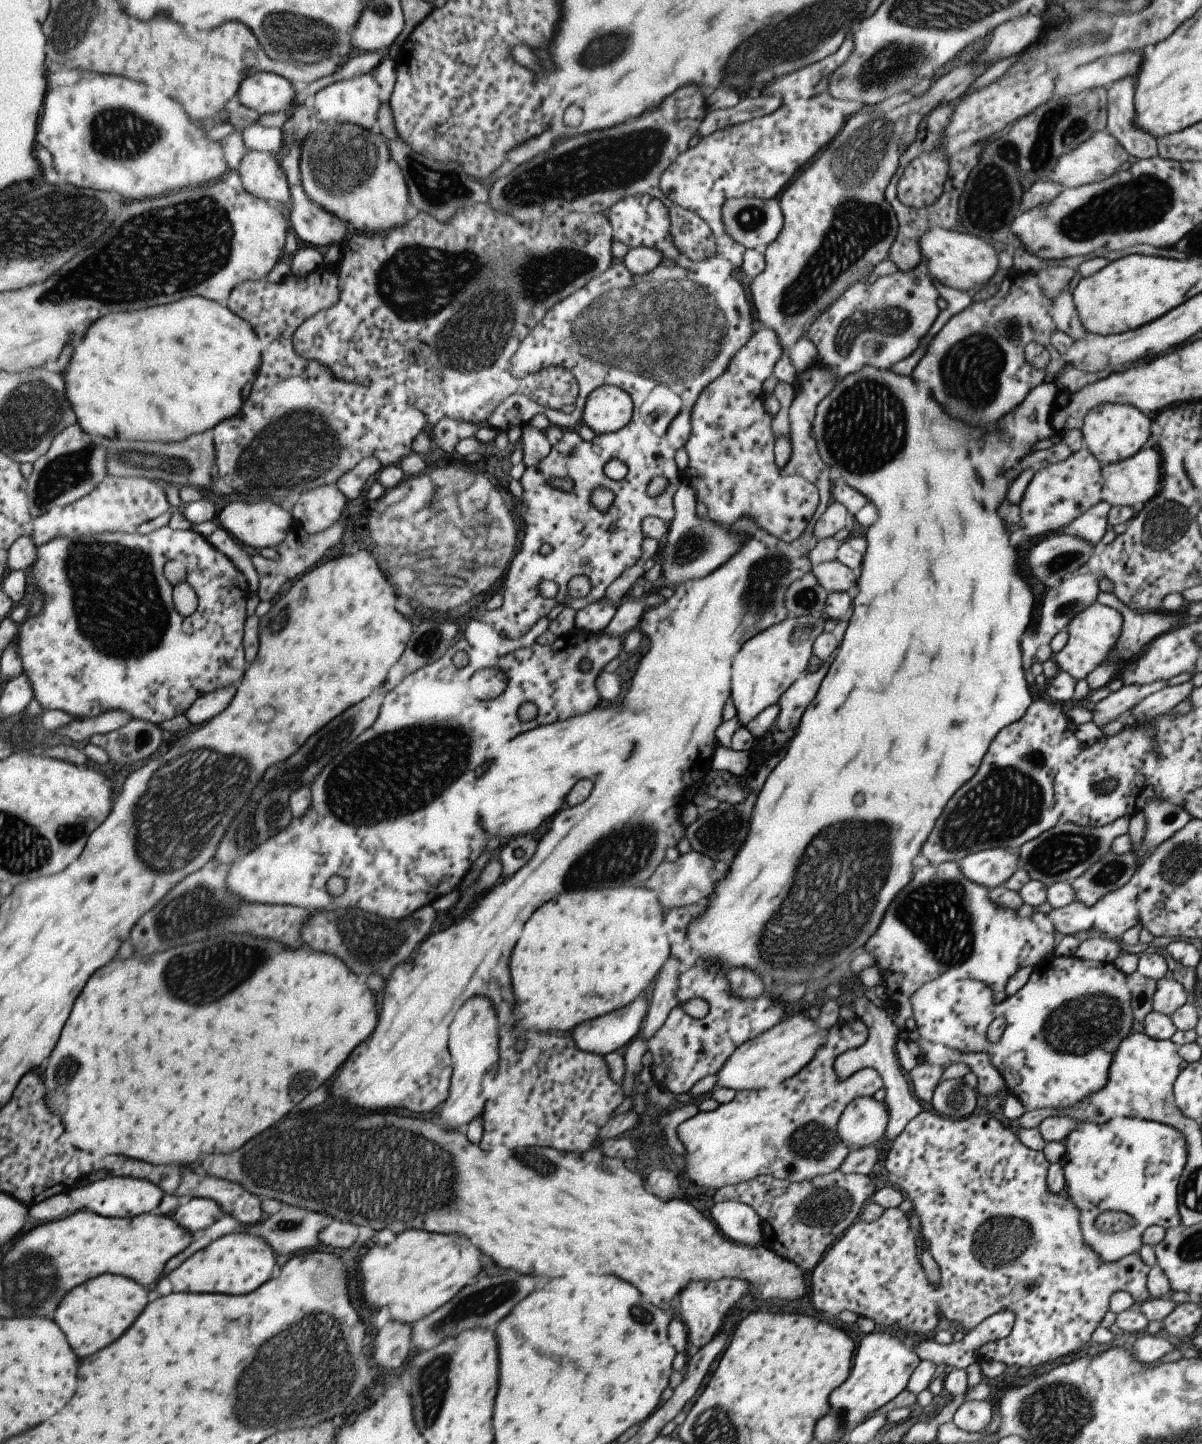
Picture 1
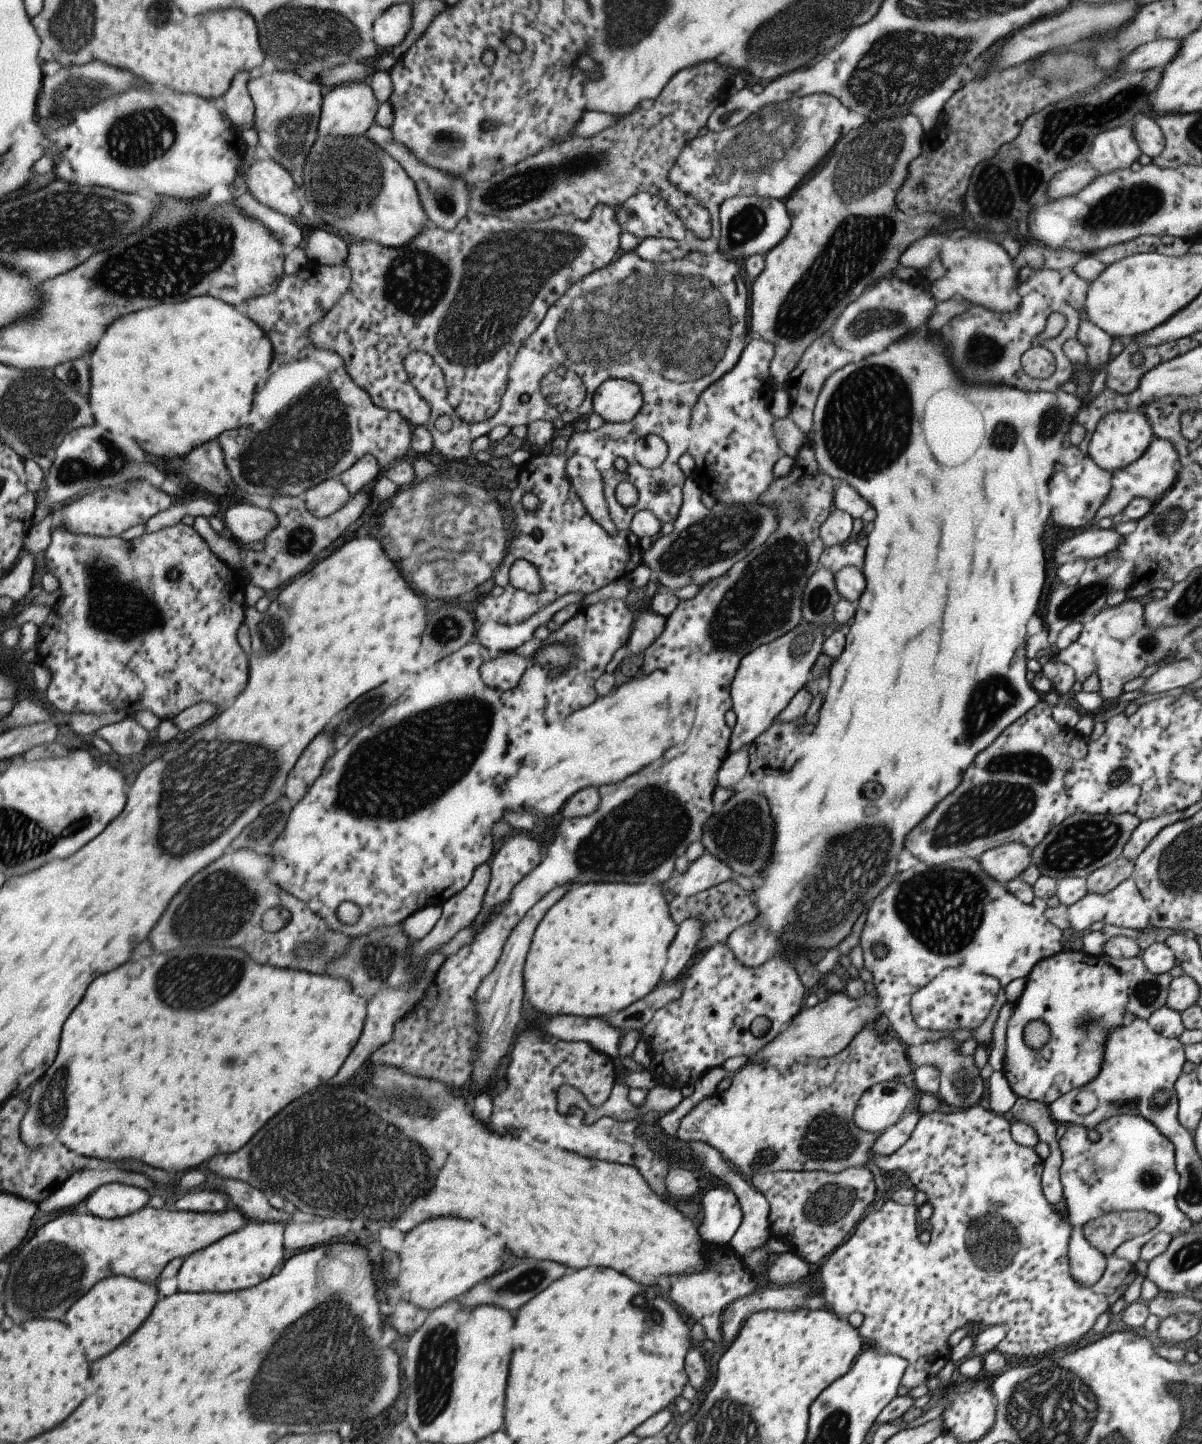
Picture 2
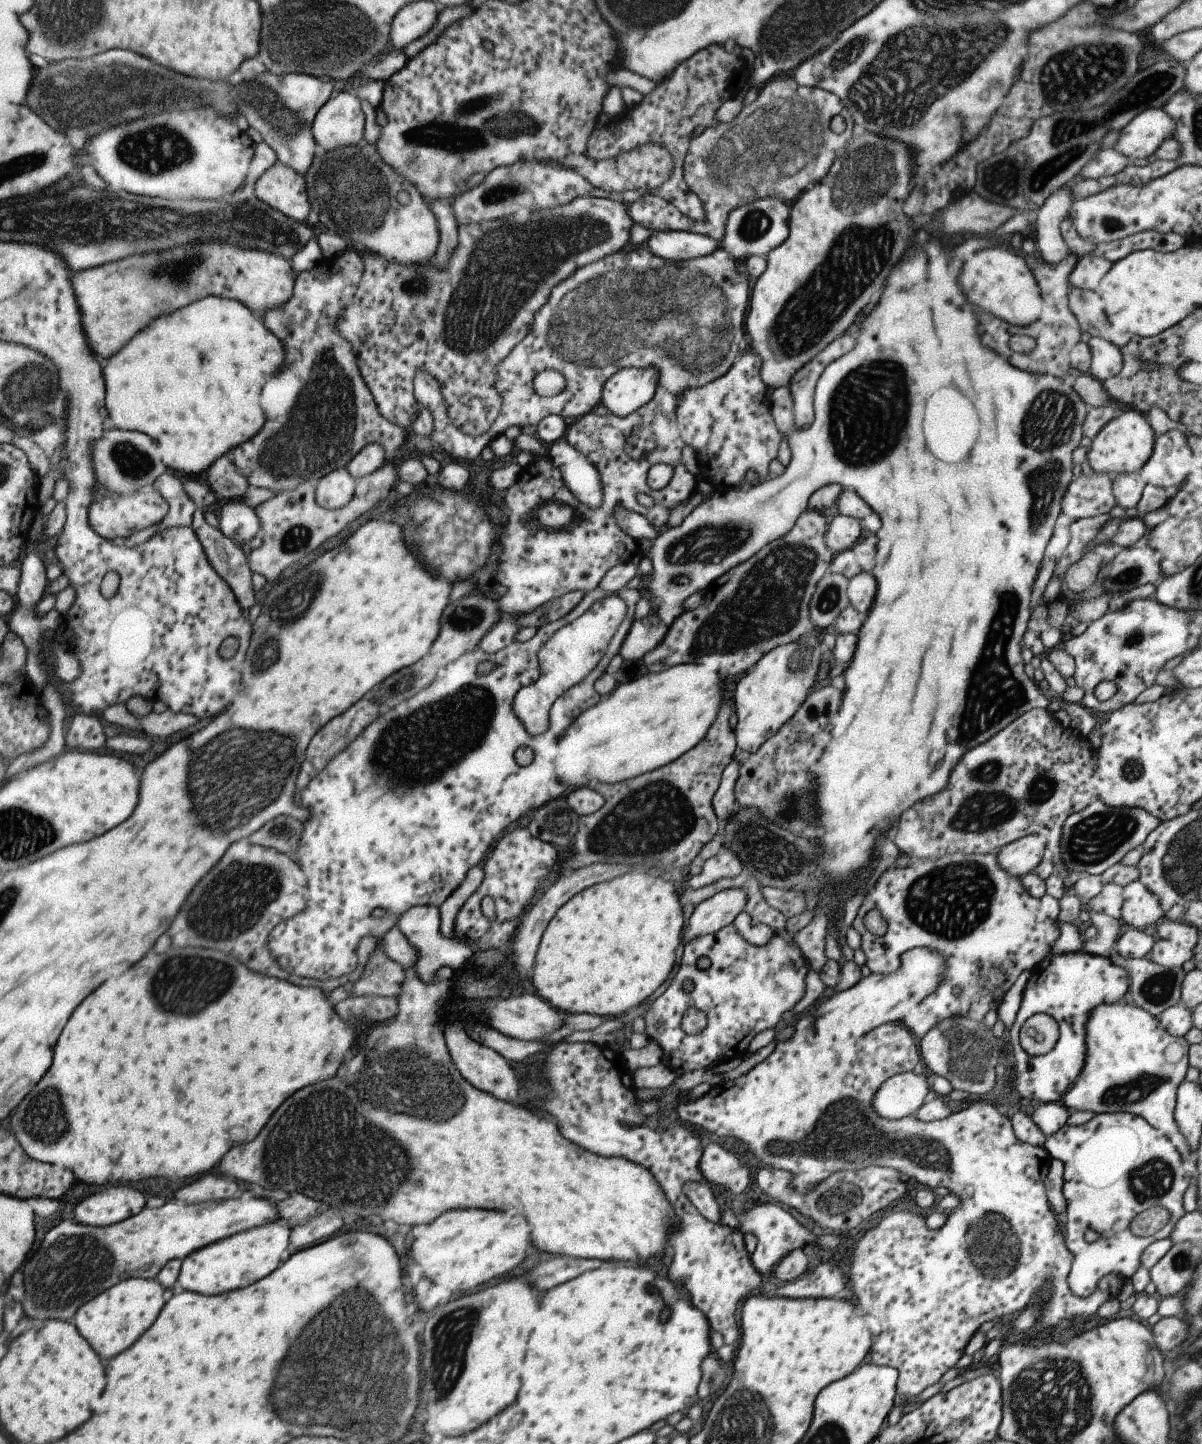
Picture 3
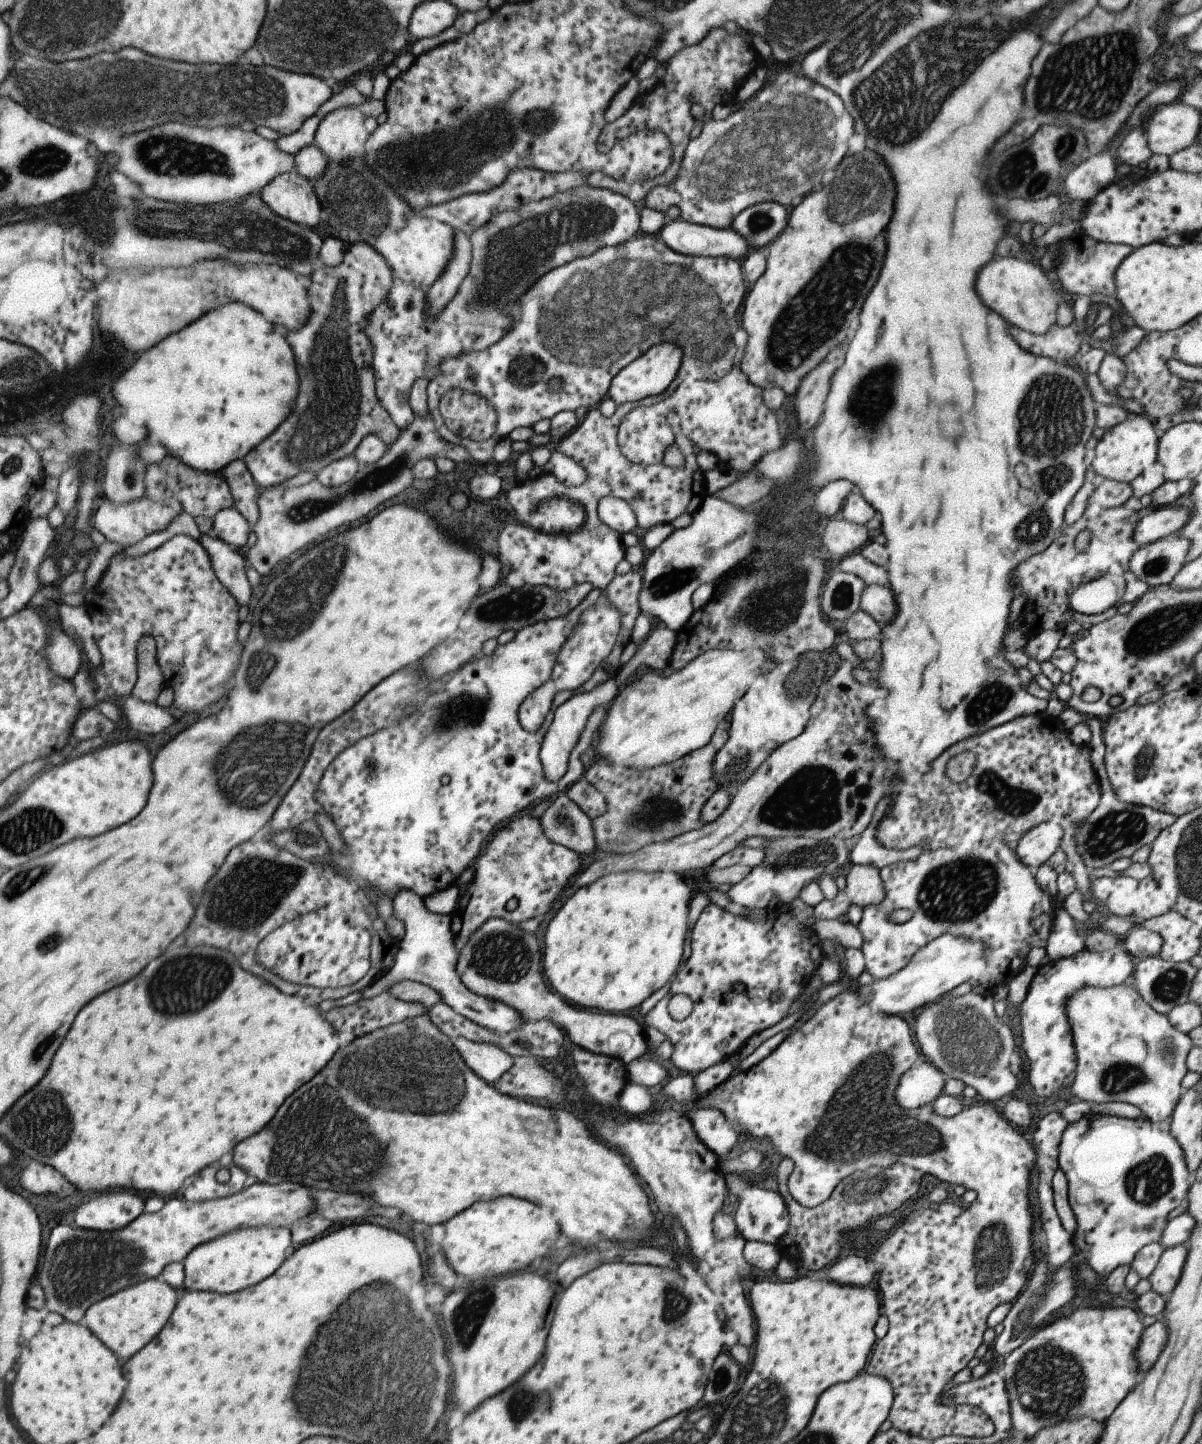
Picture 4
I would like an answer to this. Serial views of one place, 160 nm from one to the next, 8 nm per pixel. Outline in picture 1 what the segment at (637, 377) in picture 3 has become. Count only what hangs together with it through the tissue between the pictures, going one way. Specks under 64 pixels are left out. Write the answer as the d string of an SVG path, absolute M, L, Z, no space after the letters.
M612 385L595 388L582 410L582 424L594 435L623 429L631 419L632 401L627 392Z

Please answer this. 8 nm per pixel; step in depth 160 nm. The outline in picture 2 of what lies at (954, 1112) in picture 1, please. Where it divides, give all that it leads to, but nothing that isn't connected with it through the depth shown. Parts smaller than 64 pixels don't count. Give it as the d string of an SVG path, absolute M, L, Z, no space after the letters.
M943 1037L935 1042L923 1043L918 1046L907 1046L906 1057L912 1068L917 1065L933 1065L939 1071L937 1098L949 1104L964 1109L973 1105L983 1092L983 1079L979 1075L979 1068L973 1063L971 1055L963 1055L959 1050L959 1043L951 1037Z

